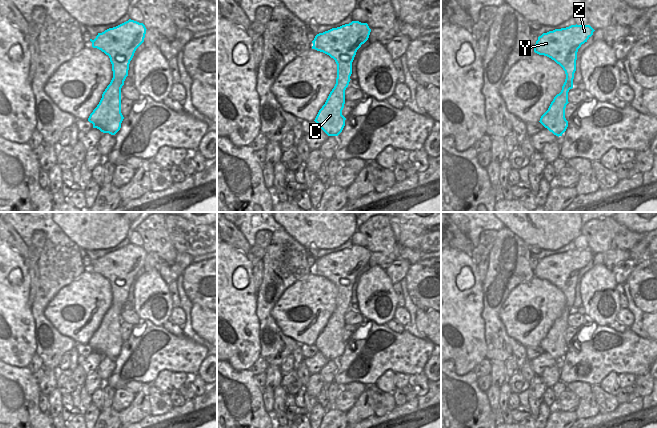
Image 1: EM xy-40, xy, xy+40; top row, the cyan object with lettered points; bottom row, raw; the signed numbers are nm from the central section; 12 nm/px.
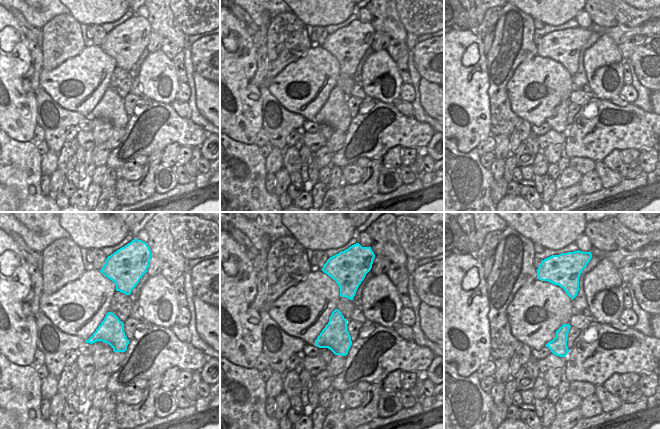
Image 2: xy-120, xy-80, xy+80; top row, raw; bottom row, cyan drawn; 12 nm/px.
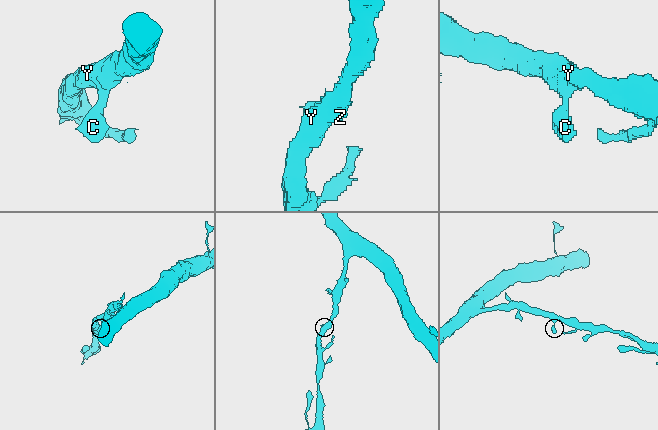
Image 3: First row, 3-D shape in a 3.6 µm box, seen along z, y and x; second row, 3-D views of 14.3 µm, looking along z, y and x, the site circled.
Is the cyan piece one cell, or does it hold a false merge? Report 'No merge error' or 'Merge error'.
No merge error.

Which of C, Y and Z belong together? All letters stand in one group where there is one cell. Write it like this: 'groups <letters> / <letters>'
groups C Y Z

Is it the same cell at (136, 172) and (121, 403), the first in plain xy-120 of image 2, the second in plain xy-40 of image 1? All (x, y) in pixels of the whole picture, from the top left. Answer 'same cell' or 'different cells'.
same cell

